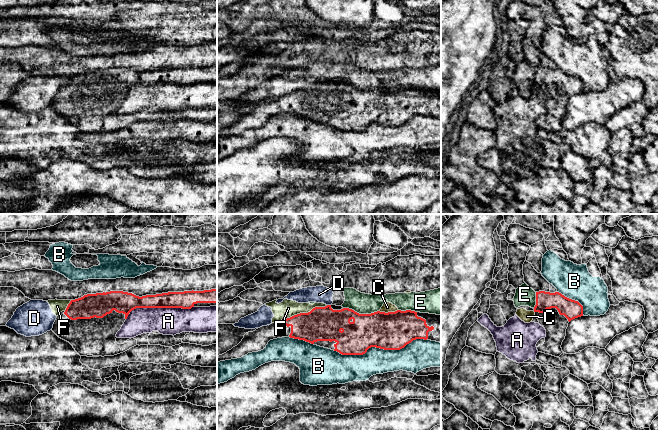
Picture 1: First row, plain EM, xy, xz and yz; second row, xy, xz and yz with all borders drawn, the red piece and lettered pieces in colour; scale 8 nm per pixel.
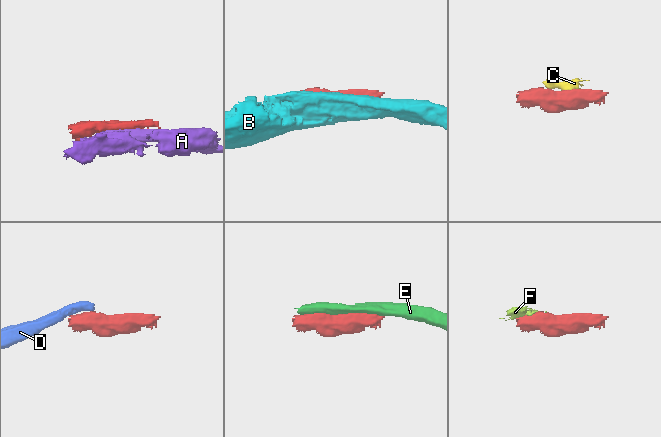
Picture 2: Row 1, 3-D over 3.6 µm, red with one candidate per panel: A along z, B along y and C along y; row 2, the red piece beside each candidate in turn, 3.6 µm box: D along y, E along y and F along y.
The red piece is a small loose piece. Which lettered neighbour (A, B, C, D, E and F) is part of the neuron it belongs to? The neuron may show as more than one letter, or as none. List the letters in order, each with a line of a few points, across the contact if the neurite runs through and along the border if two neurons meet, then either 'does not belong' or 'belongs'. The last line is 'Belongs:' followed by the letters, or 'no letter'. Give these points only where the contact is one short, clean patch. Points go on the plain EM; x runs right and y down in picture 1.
A: does not belong
B: does not belong
C: xz (397, 85), (391, 88), (379, 87) | does not belong
D: does not belong
E: does not belong
F: xz (327, 81), (313, 83), (307, 88), (300, 88), (280, 96) | does not belong
Belongs: no letter

